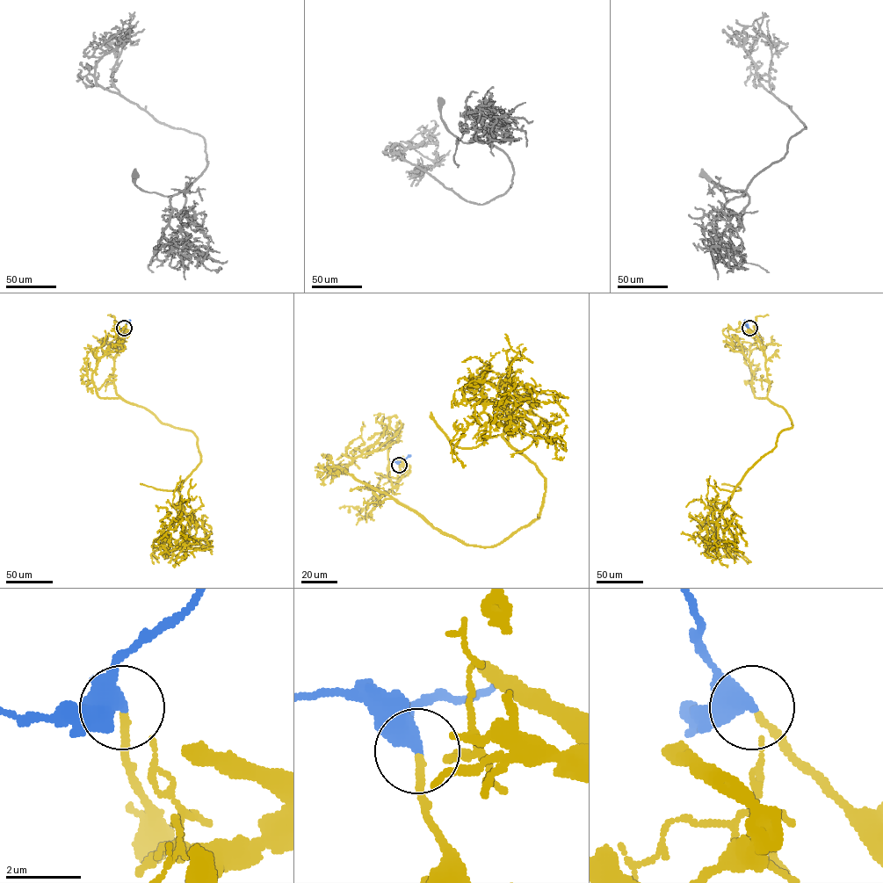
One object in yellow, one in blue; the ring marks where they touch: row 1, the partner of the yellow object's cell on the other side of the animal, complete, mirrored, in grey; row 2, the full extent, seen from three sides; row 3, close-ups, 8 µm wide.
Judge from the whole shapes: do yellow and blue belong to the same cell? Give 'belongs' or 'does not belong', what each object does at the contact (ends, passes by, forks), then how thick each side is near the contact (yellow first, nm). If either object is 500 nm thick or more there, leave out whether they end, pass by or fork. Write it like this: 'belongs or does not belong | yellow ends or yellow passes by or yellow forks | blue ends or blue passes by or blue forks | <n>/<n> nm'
belongs | 190/550 nm

